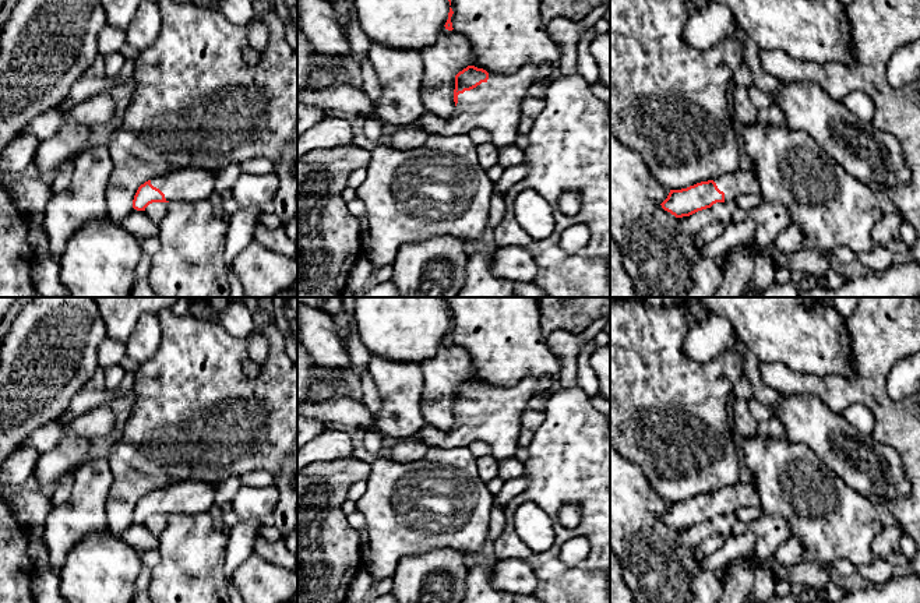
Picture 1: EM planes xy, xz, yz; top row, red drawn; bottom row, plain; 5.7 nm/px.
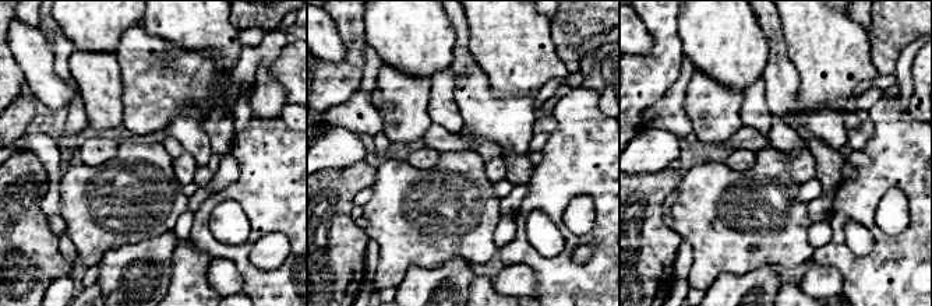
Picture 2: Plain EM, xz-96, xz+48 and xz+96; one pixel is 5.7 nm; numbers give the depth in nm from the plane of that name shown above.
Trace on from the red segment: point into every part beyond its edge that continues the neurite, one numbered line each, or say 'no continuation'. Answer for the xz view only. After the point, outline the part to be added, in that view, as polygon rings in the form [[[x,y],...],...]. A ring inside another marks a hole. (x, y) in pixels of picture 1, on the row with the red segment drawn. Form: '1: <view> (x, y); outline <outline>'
no continuation

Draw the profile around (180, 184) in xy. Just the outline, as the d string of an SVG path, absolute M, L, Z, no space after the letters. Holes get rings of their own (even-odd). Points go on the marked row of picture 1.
M175 169L151 180L159 188L166 201L202 201L215 191L215 176L212 170Z

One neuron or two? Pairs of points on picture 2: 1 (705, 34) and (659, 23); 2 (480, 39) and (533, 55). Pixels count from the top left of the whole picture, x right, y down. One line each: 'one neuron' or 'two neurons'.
1: two neurons
2: one neuron

